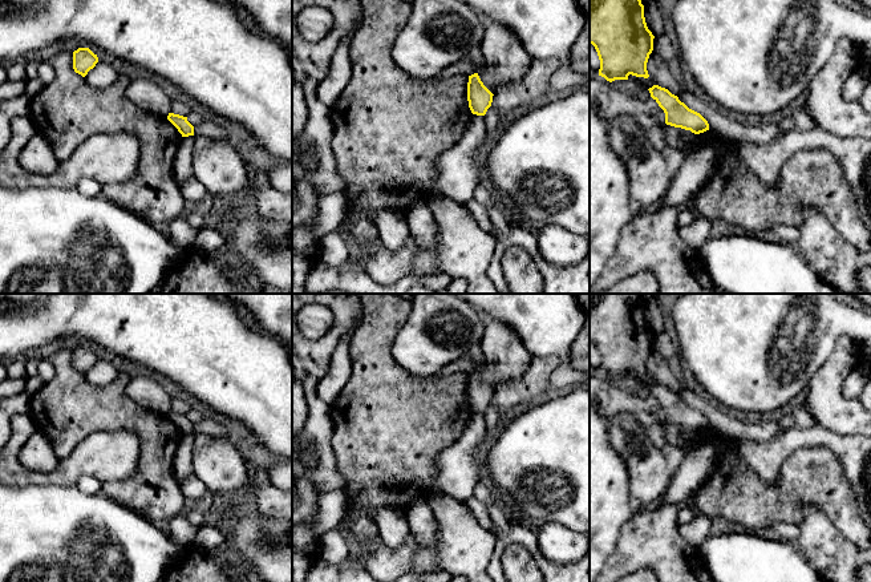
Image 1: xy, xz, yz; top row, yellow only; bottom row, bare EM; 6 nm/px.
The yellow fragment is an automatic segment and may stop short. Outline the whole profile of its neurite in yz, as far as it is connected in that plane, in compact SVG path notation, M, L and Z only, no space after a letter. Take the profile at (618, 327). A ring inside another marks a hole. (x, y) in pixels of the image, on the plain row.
M590 294L590 341L600 357L599 373L612 380L628 373L648 376L647 360L655 334L648 327L639 294Z

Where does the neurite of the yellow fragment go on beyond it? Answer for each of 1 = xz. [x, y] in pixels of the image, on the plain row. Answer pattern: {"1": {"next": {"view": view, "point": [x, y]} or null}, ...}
{"1": {"next": null}}

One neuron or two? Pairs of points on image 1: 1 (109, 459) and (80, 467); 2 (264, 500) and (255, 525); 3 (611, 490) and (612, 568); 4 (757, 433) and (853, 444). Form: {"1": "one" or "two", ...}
{"1": "one", "2": "two", "3": "two", "4": "two"}

